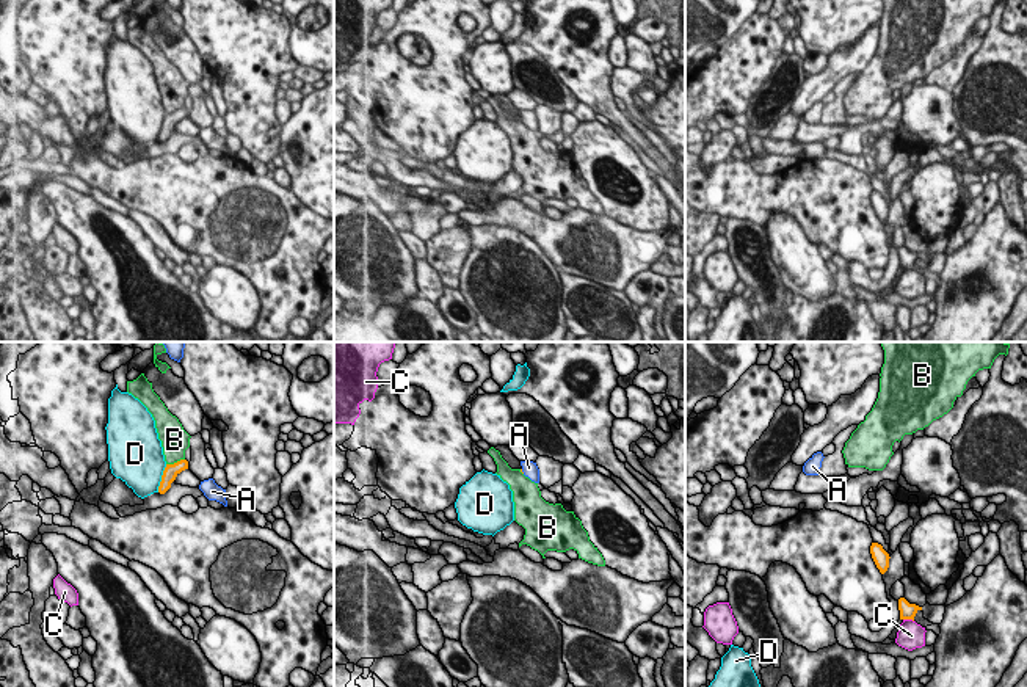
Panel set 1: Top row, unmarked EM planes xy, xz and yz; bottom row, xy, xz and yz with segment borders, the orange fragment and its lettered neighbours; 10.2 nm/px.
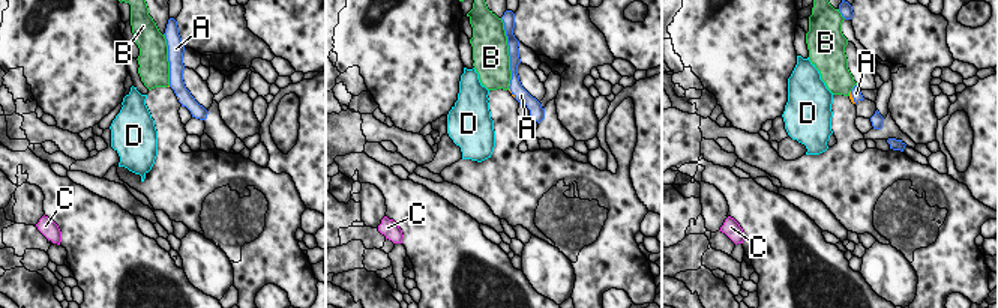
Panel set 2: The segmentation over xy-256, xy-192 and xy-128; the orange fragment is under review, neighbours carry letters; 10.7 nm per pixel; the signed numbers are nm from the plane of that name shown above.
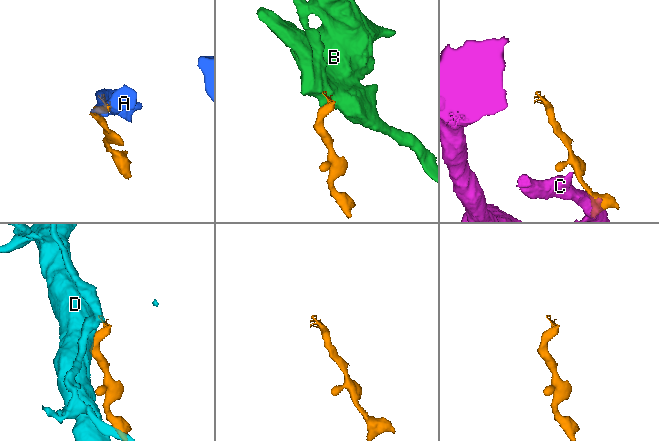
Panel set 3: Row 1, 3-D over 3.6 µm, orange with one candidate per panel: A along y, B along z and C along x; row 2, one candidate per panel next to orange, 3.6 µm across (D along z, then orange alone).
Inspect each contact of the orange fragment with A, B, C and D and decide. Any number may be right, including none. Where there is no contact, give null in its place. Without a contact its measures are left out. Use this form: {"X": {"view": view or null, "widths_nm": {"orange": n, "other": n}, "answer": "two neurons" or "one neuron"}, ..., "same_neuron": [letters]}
{"A": {"view": "xz", "widths_nm": {"orange": 30, "other": 160}, "answer": "one neuron"}, "B": {"view": "xy", "widths_nm": {"orange": 140, "other": 280}, "answer": "two neurons"}, "C": {"view": "yz", "widths_nm": {"orange": 160, "other": 280}, "answer": "two neurons"}, "D": {"view": "xy", "widths_nm": {"orange": 140, "other": 460}, "answer": "two neurons"}, "same_neuron": ["A"]}

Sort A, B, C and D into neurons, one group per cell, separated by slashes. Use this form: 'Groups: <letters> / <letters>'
Groups: A / B / C / D.

